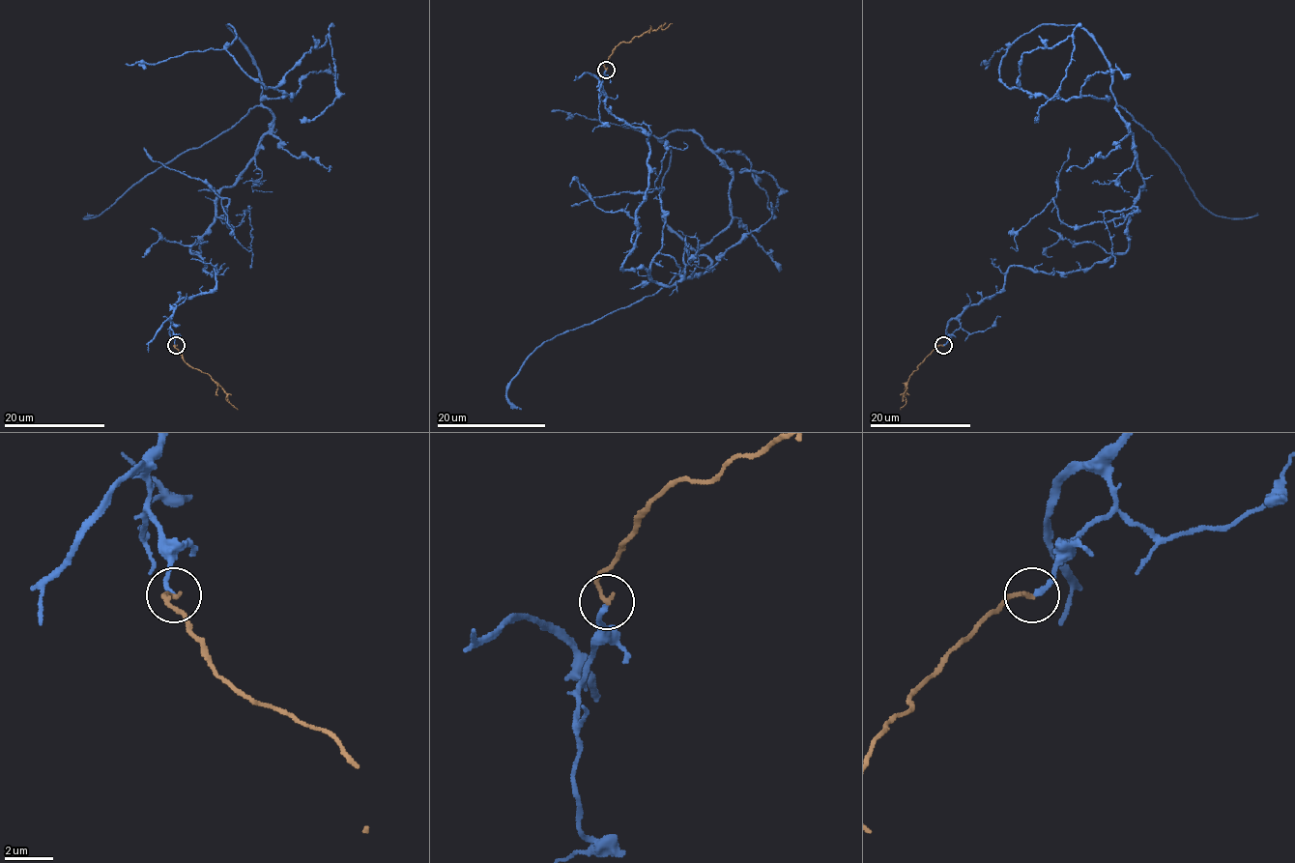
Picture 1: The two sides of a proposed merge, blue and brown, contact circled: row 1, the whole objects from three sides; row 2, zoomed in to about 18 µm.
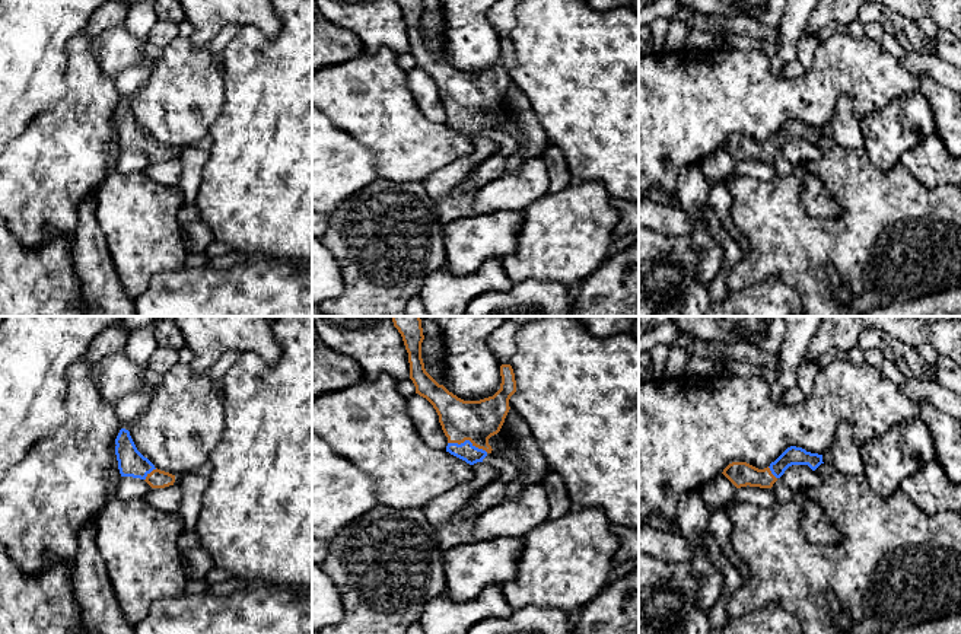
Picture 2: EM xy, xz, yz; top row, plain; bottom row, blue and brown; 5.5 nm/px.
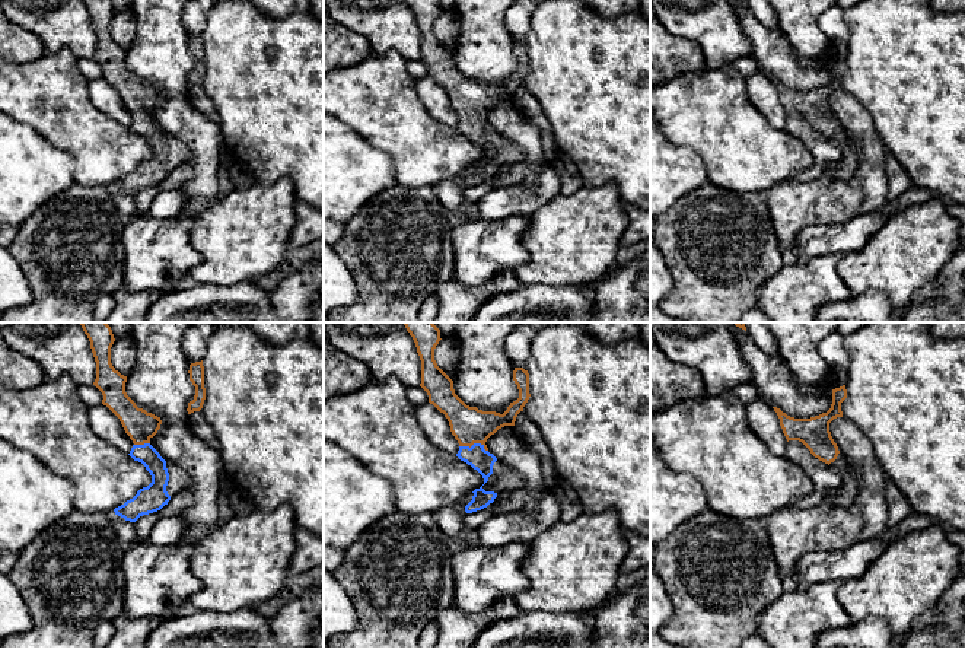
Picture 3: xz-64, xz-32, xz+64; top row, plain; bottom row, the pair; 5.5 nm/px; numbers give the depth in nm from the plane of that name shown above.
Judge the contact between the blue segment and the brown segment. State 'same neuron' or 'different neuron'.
same neuron

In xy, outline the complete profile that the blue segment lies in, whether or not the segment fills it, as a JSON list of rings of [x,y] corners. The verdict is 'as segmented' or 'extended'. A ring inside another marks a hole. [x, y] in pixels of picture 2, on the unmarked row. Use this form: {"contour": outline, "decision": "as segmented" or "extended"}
{"contour": [[[120,103],[115,118],[115,128],[121,150],[144,153],[152,162],[174,159],[175,149],[157,143],[147,131],[144,131],[137,124],[128,103]]], "decision": "extended"}

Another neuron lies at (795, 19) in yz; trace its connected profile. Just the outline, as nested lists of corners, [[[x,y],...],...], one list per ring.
[[[786,0],[777,28],[776,54],[770,58],[773,74],[783,74],[785,66],[798,58],[798,41],[805,36],[805,31],[809,26],[809,16],[814,13],[818,1]]]

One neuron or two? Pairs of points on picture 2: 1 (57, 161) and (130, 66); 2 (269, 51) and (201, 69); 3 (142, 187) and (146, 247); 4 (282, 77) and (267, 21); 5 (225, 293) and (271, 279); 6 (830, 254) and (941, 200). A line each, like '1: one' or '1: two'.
1: two
2: two
3: one
4: two
5: one
6: one

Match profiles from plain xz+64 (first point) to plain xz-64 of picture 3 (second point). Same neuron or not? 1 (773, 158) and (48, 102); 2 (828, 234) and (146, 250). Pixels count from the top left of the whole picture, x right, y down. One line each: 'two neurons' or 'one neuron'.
1: one neuron
2: one neuron

